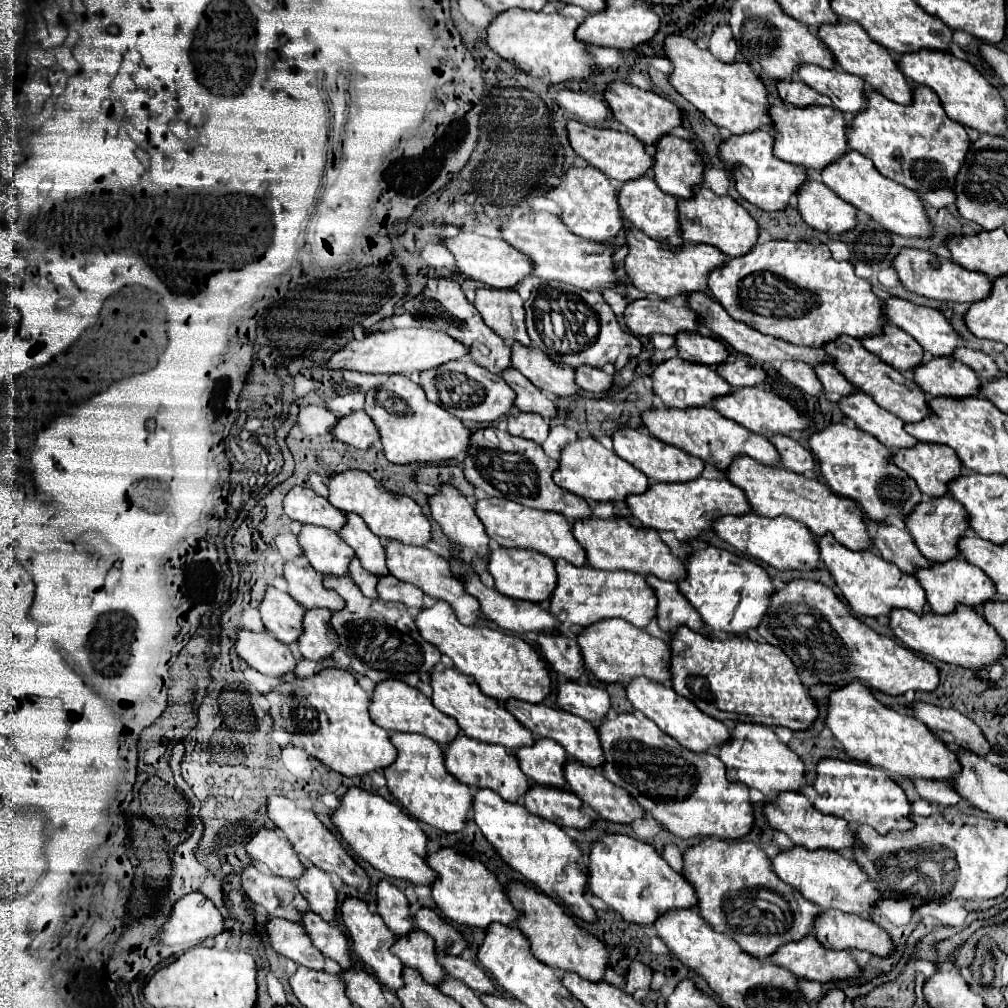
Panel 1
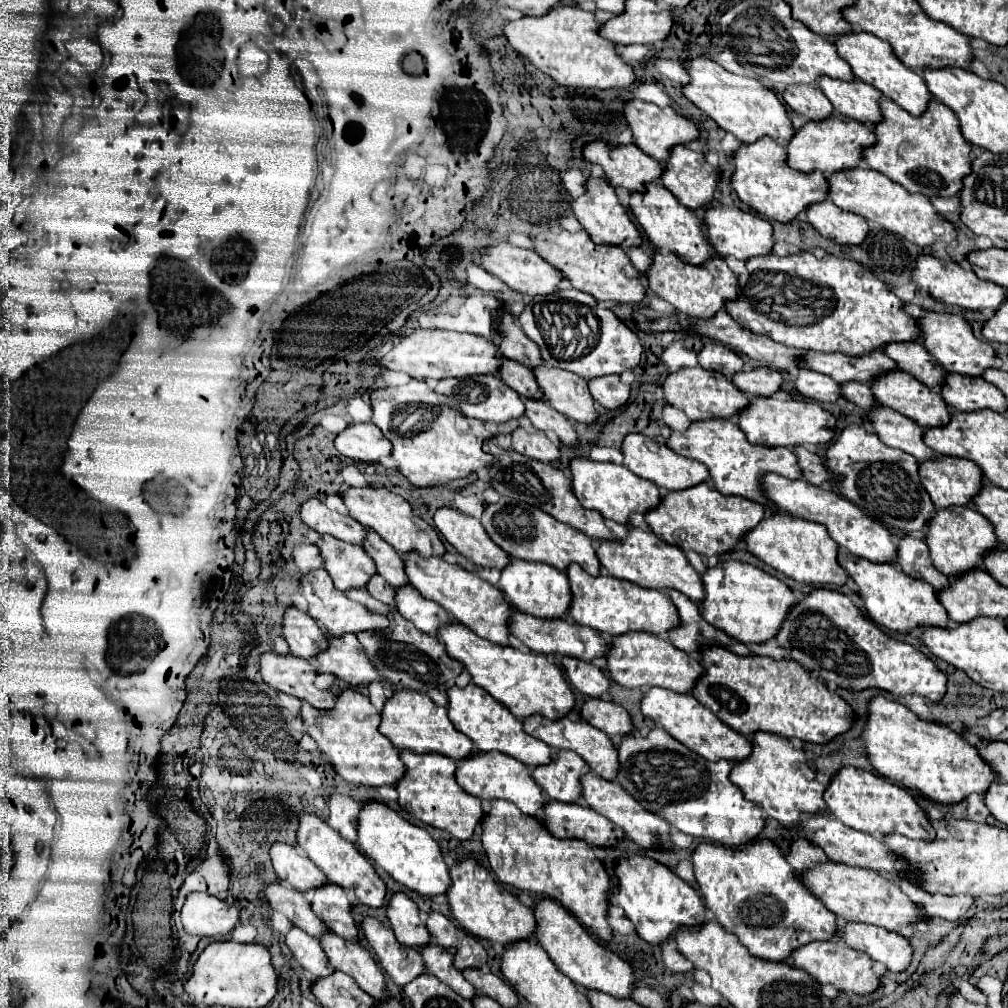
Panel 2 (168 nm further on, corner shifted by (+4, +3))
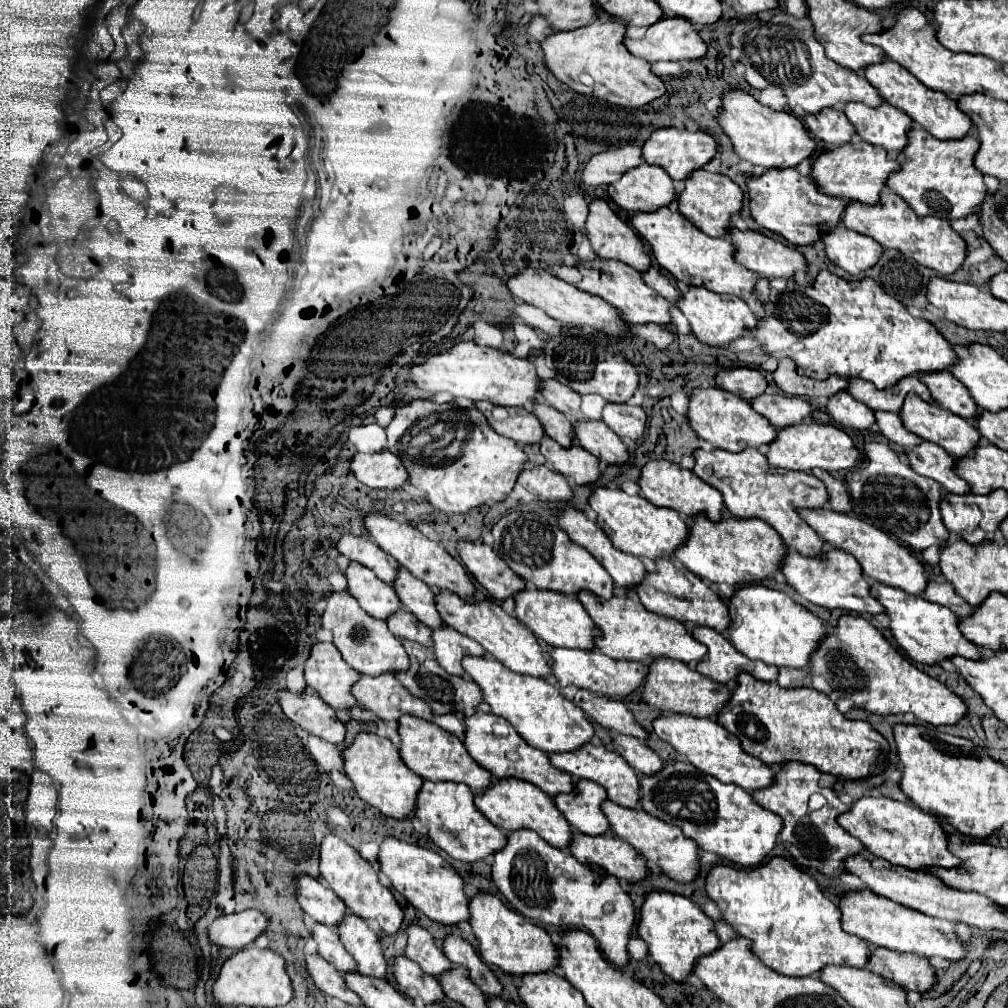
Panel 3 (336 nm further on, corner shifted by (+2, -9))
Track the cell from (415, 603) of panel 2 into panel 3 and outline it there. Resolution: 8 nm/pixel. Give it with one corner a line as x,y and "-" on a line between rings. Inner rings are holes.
451,627
433,629
433,653
435,653
439,665
449,675
457,675
457,677
465,677
465,671
461,667
461,659
465,655
485,657
485,649
479,643
457,633

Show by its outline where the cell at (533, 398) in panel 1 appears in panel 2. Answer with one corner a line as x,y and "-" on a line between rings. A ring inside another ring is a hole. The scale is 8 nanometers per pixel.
525,399
525,415
531,419
535,429
541,429
541,431
551,429
559,437
559,441
565,445
577,443
575,429
565,421
563,415
559,415
559,411
555,411
551,405
547,405
547,401

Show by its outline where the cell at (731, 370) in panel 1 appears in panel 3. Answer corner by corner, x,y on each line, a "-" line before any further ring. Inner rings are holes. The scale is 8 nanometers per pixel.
763,393
751,401
751,407
763,417
767,417
777,429
799,425
811,419
811,413
813,413
811,403
807,403
801,397
791,397
783,393
777,393
777,395

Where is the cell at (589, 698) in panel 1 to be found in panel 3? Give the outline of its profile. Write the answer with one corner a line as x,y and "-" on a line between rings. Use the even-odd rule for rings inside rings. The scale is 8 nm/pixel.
613,733
613,743
619,755
637,771
645,775
655,775
663,767
663,759
651,751
645,743
641,743
635,737
629,735
617,735

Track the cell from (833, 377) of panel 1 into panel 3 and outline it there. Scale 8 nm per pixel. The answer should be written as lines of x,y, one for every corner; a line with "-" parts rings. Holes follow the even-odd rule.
877,411
877,425
881,429
881,433
901,445
901,447
915,447
915,445
921,445
923,439
919,439
917,435
913,435
909,429
905,429
905,425
901,423
901,417
897,413
883,413
883,411

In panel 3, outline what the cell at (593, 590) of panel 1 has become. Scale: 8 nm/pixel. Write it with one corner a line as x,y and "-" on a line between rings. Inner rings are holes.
581,591
579,597
581,605
589,613
589,617
595,621
595,625
603,631
603,637
597,639
597,649
611,659
625,659
625,661
639,661
649,663
653,659
665,657
675,659
685,665
697,665
707,657
707,647
693,639
693,635
685,629
685,625
677,623
675,619
655,615
643,607
643,603
637,599
637,595
625,595
625,597
611,597
609,601
597,599
597,595
589,591

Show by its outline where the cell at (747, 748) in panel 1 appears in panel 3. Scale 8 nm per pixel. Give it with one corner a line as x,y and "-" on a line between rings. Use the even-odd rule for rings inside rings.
785,763
783,769
775,775
775,781
759,791
753,791
753,799
765,807
767,811
777,813
783,819
783,831
781,831
781,843
789,849
791,857
805,869
815,869
825,877
839,877
845,873
845,859
849,855
863,853
865,847
859,843
859,839
851,837
843,831
837,823
837,815
849,811
849,805
845,805
833,789
819,787
821,771
813,765
801,765
801,763
-
813,793
821,793
827,801
819,809
809,807
809,797

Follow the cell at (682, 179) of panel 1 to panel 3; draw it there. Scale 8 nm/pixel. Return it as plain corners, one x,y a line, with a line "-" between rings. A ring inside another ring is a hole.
699,169
685,181
685,189
677,197
677,203
679,203
679,211
691,223
695,223
705,235
723,237
731,229
731,217
739,213
743,207
743,191
729,177
713,175
709,171

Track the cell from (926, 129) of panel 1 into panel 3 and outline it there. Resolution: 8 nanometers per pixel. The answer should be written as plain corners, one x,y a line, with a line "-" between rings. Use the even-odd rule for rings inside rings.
921,127
909,131
909,145
897,155
901,171
889,177
889,189
901,195
919,217
937,215
941,219
961,219
977,211
989,193
983,183
983,173
973,167
977,139
967,135
959,141
941,141

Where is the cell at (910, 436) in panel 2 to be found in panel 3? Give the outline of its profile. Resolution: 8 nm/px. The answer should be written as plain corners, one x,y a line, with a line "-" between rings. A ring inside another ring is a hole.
923,441
907,457
909,457
911,467
919,475
935,479
945,491
949,491
953,495
969,495
971,493
969,483
965,483
965,479
957,477
953,471
955,457
951,457
945,449
937,447
935,443

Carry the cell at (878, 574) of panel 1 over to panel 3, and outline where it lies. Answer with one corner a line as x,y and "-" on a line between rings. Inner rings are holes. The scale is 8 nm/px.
873,583
871,595
885,607
887,617
891,619
891,631
897,643
913,661
923,665
939,665
941,661
947,661
955,655
961,655
965,659
975,659
975,661
981,659
981,649
969,643
965,635
961,635
959,617
947,607
931,603
919,595
907,595
905,591
897,587
887,587
881,583

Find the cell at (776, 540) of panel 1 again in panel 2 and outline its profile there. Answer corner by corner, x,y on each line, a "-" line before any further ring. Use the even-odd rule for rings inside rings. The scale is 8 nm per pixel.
775,513
771,517
765,517
763,523
759,523
759,527
753,527
743,537
743,541
749,553
753,553
763,563
771,565
773,569
785,573
795,581
813,585
843,585
847,579
847,573
837,563
837,543
833,543
825,527
819,523
797,519
787,513

